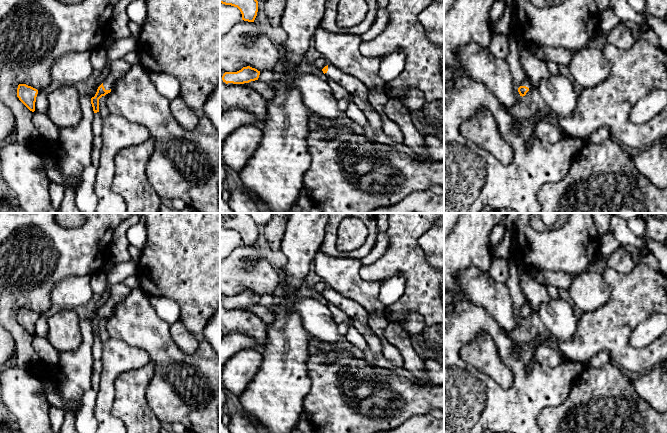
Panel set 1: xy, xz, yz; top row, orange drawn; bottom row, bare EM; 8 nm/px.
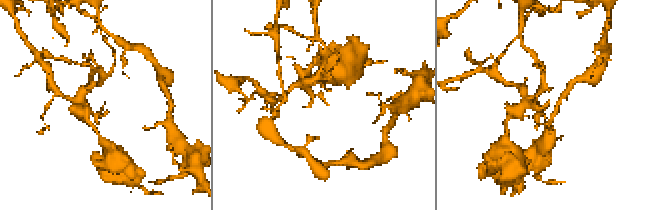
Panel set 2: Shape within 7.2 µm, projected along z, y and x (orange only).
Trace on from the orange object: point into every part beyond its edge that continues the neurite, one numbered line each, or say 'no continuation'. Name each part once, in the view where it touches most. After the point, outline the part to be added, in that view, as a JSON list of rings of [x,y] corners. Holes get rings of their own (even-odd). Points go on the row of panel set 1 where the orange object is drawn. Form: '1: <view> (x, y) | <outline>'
1: yz (527, 82) | [[[528,77],[525,78],[525,80],[521,86],[526,86],[529,88],[529,91],[526,93],[526,95],[528,95],[533,90],[533,86],[532,86],[531,81],[529,80]]]

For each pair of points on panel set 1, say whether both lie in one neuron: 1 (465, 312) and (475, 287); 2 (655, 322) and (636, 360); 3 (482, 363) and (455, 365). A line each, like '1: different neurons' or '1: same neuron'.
1: different neurons
2: different neurons
3: different neurons

